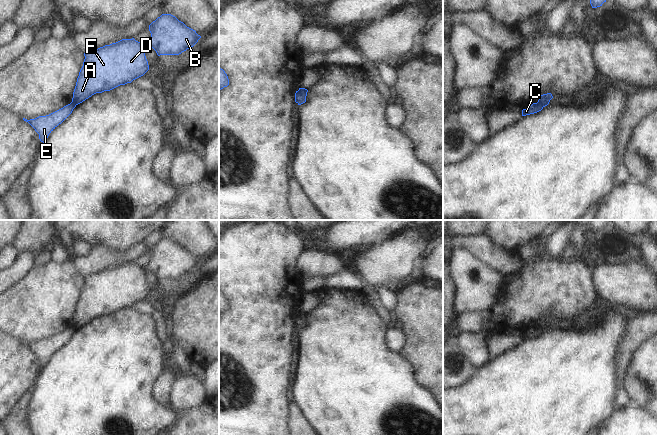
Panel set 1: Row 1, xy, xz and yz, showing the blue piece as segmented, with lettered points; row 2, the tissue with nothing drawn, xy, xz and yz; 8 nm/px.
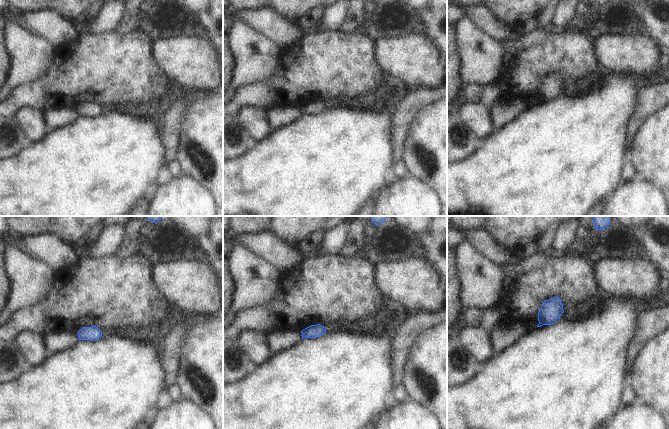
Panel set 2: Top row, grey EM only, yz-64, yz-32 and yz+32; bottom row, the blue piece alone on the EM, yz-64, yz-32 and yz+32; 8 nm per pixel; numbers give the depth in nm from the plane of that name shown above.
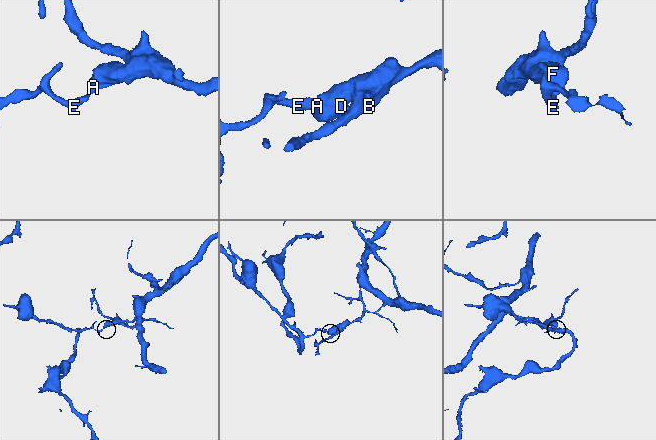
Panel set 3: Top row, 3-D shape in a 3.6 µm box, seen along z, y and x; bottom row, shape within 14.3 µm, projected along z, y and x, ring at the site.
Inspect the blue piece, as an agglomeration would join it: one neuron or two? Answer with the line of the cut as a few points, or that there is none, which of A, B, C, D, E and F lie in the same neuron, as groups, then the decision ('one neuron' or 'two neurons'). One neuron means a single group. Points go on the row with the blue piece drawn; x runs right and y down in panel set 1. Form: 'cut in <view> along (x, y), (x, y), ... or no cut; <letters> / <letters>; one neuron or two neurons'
cut in yz along (538, 101), (544, 106); A B D F / C E; two neurons

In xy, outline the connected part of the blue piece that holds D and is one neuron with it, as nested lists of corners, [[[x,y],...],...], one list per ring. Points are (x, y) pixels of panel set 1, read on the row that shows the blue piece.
[[[134,38],[105,45],[84,56],[72,98],[76,105],[96,93],[131,83],[149,70],[144,43]]]

